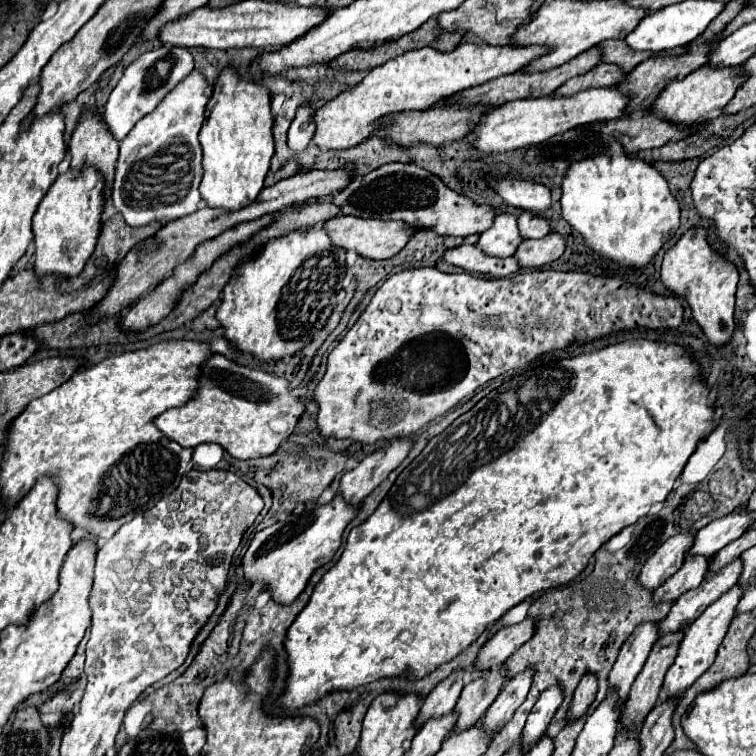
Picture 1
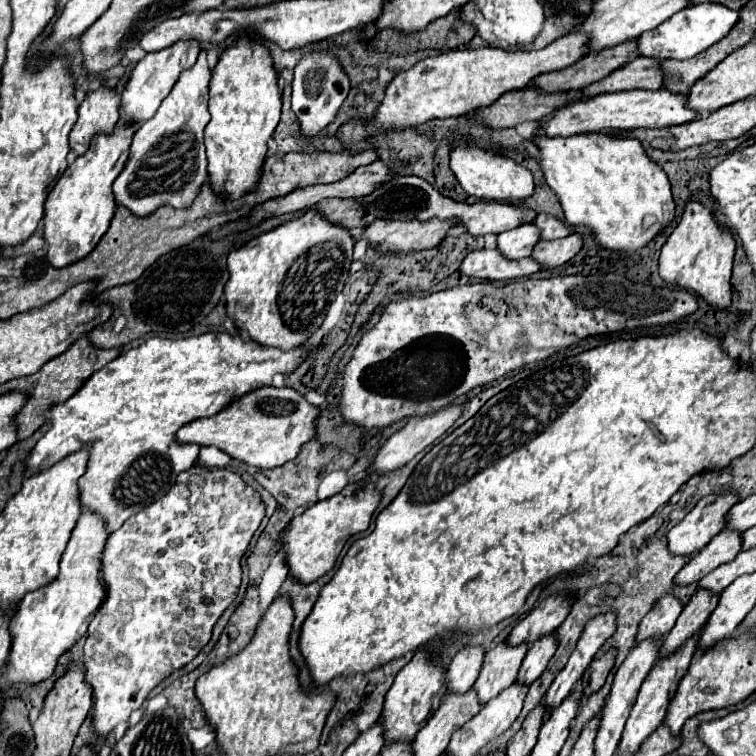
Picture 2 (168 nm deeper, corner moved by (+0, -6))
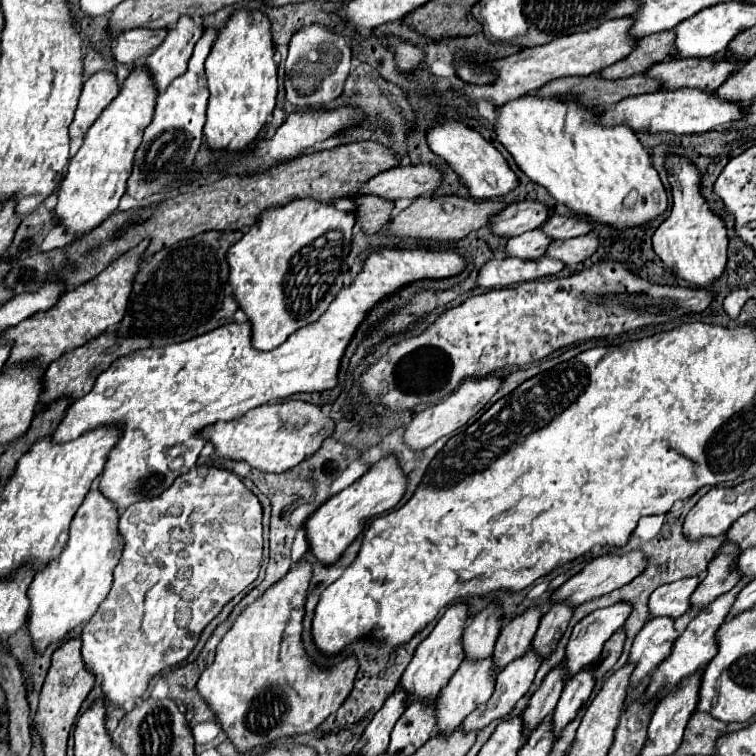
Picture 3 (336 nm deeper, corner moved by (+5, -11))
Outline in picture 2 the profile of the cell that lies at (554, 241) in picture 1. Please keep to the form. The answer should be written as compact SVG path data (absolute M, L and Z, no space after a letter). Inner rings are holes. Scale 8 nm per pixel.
M570 234L562 240L540 240L536 244L536 250L532 252L532 258L538 260L544 268L562 266L580 252L582 244L584 240L580 234Z

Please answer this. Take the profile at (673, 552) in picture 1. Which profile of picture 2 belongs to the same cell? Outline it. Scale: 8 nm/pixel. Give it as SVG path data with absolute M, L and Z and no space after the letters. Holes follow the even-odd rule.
M738 492L704 496L668 534L672 554L688 556L702 550L726 524L730 508L740 502Z

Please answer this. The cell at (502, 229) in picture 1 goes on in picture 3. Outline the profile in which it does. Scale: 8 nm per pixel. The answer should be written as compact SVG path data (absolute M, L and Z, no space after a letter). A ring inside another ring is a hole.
M533 229L523 235L511 237L507 241L505 253L507 257L517 257L517 259L539 259L543 257L549 243L551 239L541 229Z

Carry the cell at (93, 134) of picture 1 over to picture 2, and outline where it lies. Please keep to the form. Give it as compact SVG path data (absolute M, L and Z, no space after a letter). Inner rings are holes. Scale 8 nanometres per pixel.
M100 86L94 92L86 94L78 108L78 122L70 132L70 146L72 152L82 156L90 140L98 132L114 130L114 124L120 120L120 96L116 90L108 86Z

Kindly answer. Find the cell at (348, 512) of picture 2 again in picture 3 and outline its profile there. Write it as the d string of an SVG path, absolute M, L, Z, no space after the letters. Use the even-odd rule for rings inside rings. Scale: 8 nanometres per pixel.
M385 457L375 463L363 477L359 477L353 485L343 489L341 493L329 497L307 521L305 521L305 537L309 543L309 551L321 561L325 567L339 561L341 553L363 533L365 523L373 515L381 515L393 509L405 493L407 477L397 465L395 457Z

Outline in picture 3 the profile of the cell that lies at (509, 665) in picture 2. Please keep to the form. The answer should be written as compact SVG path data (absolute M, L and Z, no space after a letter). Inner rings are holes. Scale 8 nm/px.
M529 609L501 629L493 651L493 673L503 671L503 667L507 667L511 659L519 659L523 651L529 651L531 639L539 627L539 619L541 611Z

